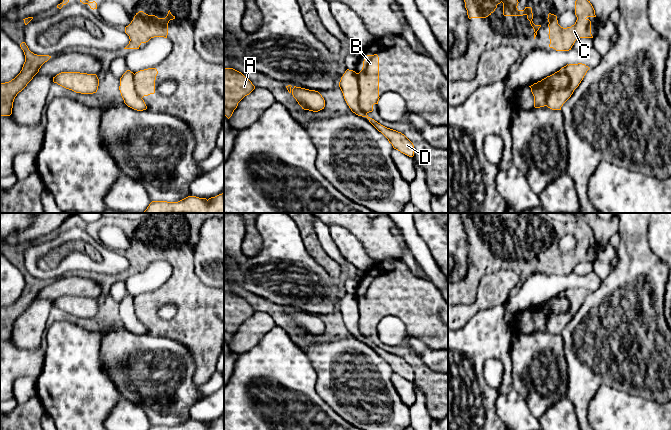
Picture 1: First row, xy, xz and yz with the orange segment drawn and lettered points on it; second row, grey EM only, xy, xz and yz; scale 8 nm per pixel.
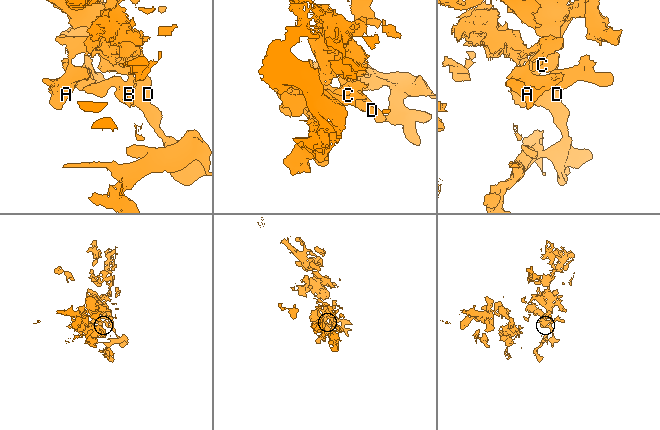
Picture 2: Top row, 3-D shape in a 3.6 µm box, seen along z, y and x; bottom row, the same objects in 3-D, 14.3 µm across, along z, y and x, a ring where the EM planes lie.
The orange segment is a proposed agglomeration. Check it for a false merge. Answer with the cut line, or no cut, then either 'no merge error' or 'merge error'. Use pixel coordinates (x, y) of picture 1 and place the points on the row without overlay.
cut in yz along (565, 296), (568, 309), (563, 313), (550, 313), (545, 329); merge error

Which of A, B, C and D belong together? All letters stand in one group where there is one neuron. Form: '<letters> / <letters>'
A B C / D

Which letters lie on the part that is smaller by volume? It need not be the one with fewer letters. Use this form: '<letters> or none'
D

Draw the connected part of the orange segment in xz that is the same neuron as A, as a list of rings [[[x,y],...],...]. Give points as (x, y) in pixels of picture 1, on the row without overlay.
[[[224,292],[224,340],[229,343],[238,327],[254,313],[252,306],[241,296]]]

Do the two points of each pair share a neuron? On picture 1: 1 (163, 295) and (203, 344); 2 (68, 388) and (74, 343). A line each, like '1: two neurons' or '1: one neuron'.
1: one neuron
2: one neuron

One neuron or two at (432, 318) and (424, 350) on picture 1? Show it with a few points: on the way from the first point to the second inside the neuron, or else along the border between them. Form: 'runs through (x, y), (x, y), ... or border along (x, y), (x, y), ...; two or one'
border along (409, 334), (419, 338), (430, 348), (437, 350); two

